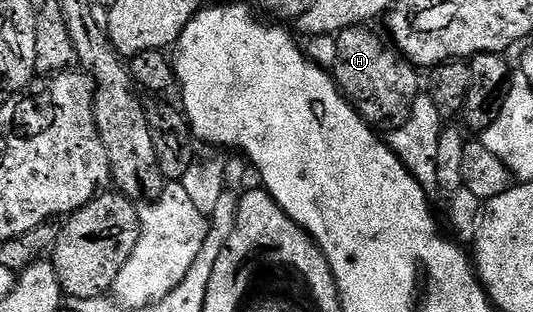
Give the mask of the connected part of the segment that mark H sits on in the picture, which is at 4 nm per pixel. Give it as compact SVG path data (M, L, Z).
M365 25L353 26L336 34L335 67L331 73L338 88L352 99L364 121L380 132L390 133L410 118L414 99L421 93L420 72L394 46L369 29L372 28Z

